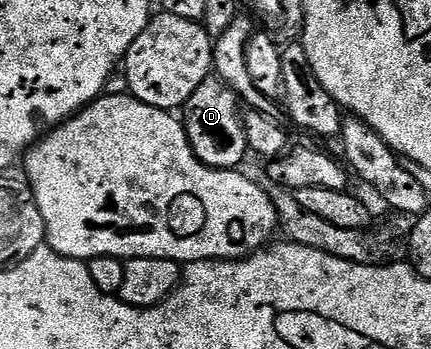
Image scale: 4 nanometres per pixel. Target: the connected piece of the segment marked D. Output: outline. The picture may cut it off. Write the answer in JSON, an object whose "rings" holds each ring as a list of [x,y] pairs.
{"rings":[[[211,75],[188,97],[185,107],[181,108],[182,126],[196,153],[196,157],[209,168],[218,170],[237,170],[249,147],[242,123],[242,107],[237,94],[222,79]]]}

